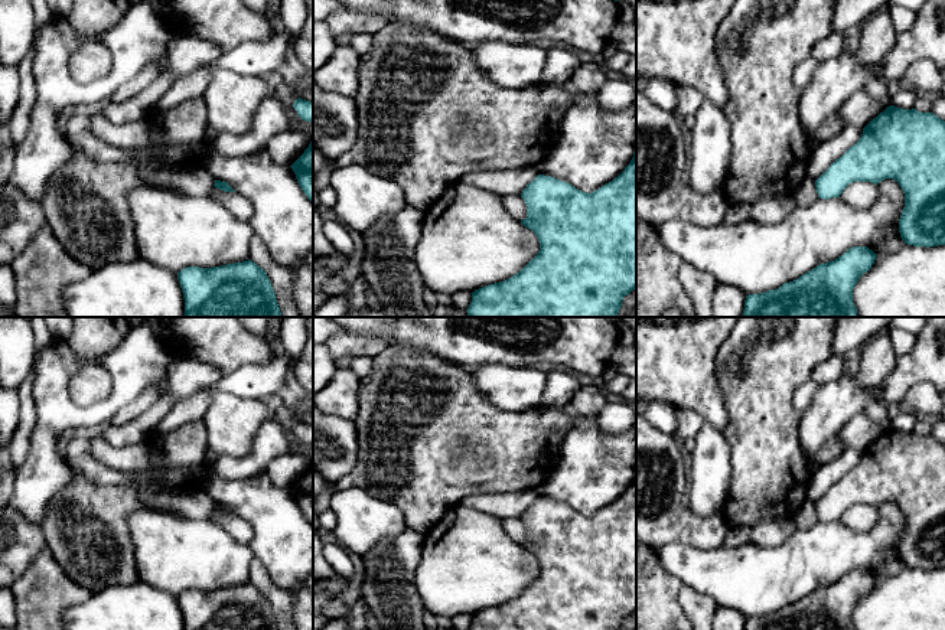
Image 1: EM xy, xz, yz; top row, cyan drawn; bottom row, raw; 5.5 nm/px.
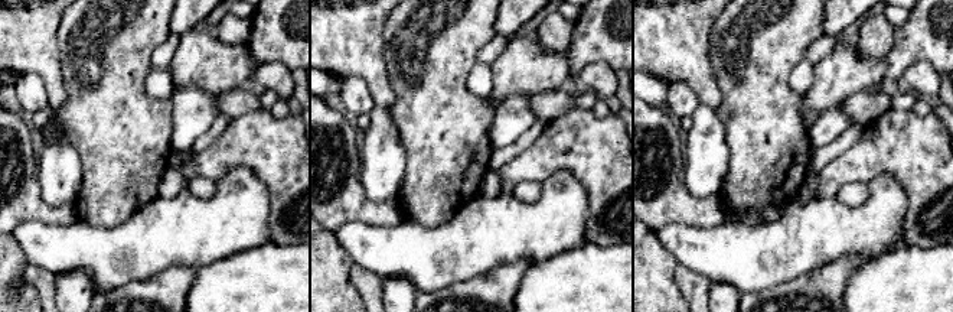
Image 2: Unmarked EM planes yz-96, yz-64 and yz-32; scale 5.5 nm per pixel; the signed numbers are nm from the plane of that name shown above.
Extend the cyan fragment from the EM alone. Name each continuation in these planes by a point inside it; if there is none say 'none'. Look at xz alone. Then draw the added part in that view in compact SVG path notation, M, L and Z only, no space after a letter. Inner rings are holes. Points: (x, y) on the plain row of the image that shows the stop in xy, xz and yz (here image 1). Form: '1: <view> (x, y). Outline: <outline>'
none

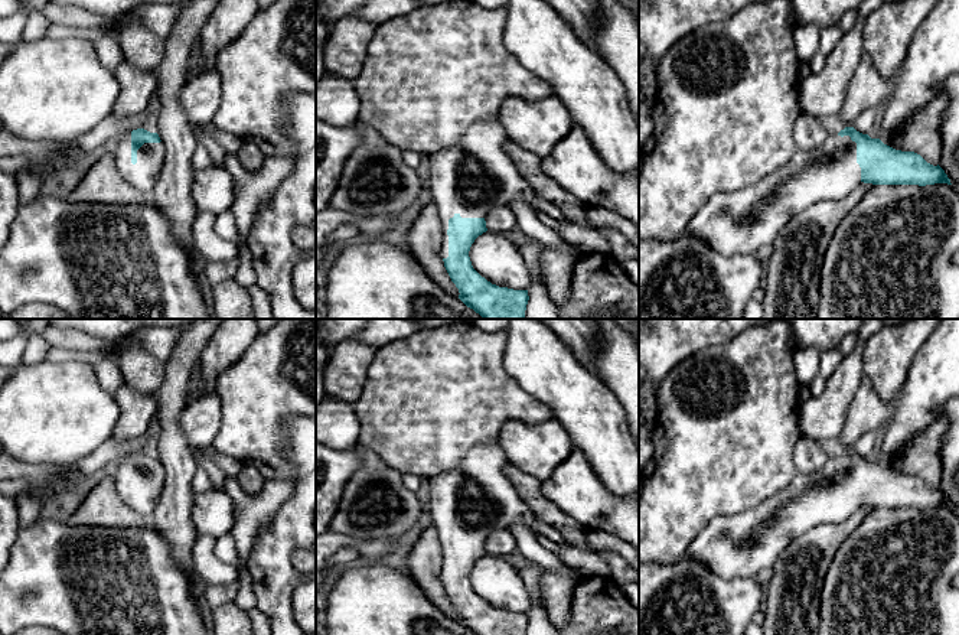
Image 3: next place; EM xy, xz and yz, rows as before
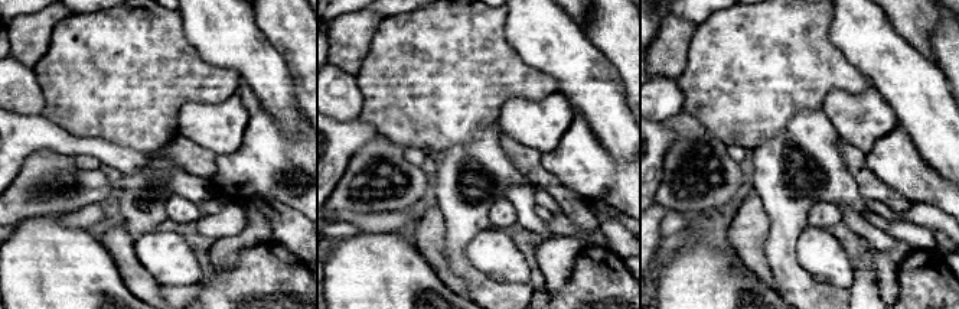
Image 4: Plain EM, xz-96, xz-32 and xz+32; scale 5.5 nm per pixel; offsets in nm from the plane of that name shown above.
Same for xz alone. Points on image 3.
1: xz (469, 501). Outline: M499 442L476 444L459 466L430 479L431 502L428 509L444 550L443 582L448 580L448 543L456 537L461 541L486 541L492 530L511 530L516 522L528 525L538 535L534 528L535 518L532 511L506 475L508 466L509 462Z

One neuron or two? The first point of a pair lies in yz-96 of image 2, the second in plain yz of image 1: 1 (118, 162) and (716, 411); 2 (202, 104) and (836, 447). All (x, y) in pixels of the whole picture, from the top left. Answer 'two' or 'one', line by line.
1: two
2: one

